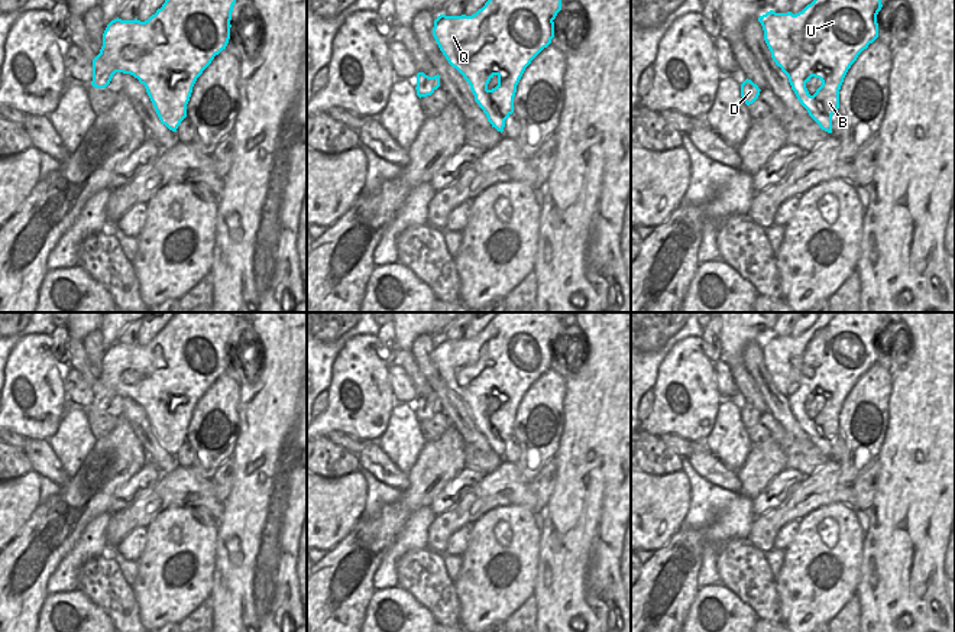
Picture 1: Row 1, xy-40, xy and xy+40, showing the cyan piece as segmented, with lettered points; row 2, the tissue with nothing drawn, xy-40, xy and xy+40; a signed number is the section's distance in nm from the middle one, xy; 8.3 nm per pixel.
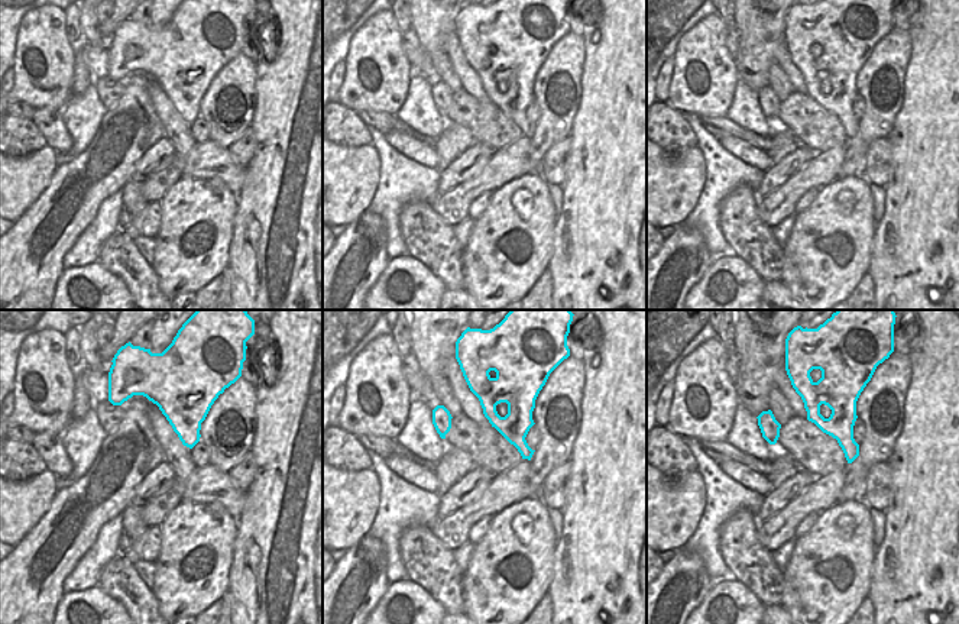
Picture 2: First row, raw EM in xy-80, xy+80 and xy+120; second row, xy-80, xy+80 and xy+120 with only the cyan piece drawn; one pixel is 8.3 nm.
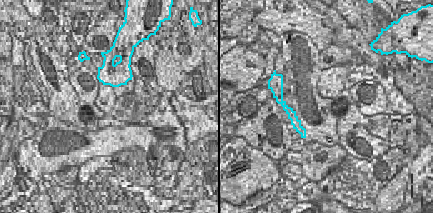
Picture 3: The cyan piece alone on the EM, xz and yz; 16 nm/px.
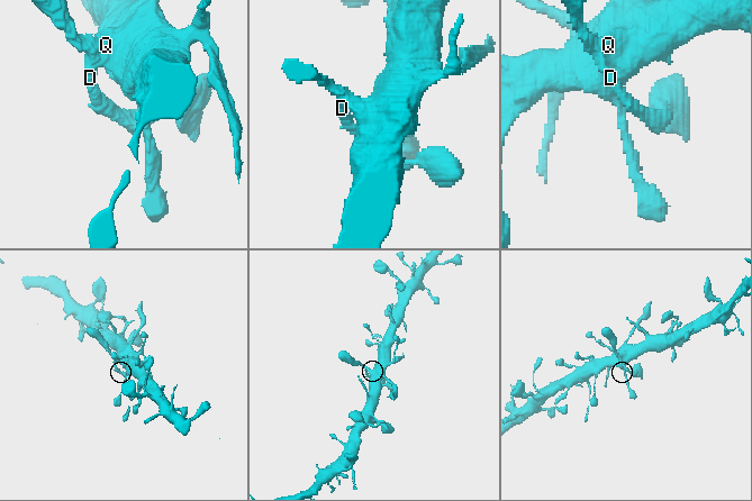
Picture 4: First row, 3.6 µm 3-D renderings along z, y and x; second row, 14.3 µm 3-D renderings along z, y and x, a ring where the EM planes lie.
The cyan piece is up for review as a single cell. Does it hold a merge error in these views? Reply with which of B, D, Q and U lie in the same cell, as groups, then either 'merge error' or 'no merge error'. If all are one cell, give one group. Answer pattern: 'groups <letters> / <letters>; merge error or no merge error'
groups B D Q U; no merge error

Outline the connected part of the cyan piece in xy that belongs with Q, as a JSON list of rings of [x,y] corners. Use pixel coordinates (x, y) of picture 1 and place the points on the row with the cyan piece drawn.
[[[488,0],[472,16],[440,14],[434,20],[433,36],[440,51],[469,82],[475,101],[501,133],[514,113],[517,85],[525,68],[554,38],[553,20],[560,10],[561,0]]]

